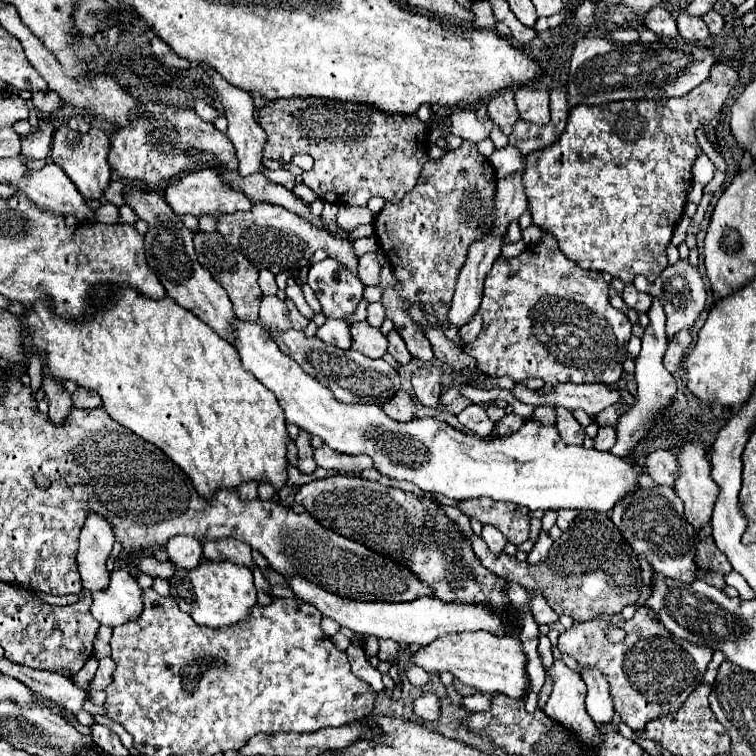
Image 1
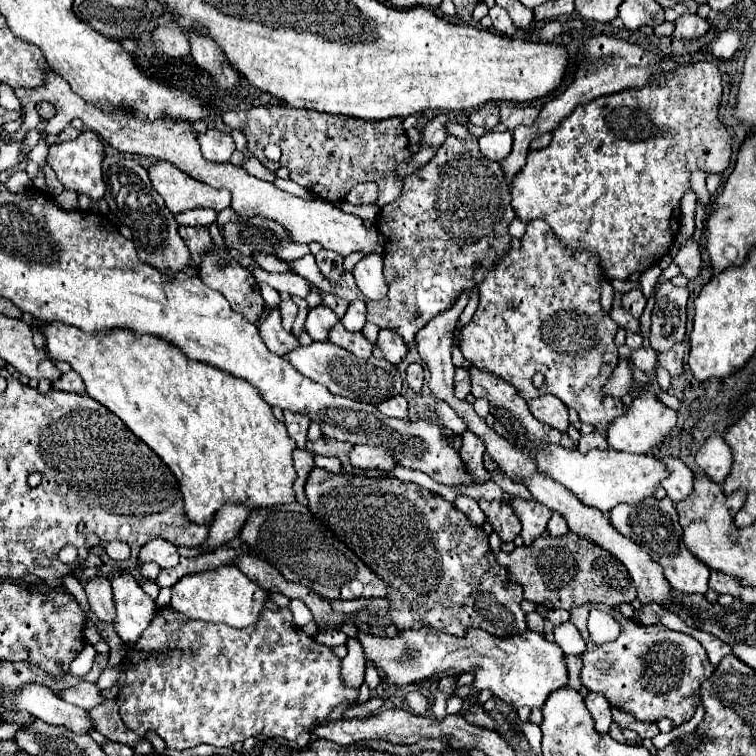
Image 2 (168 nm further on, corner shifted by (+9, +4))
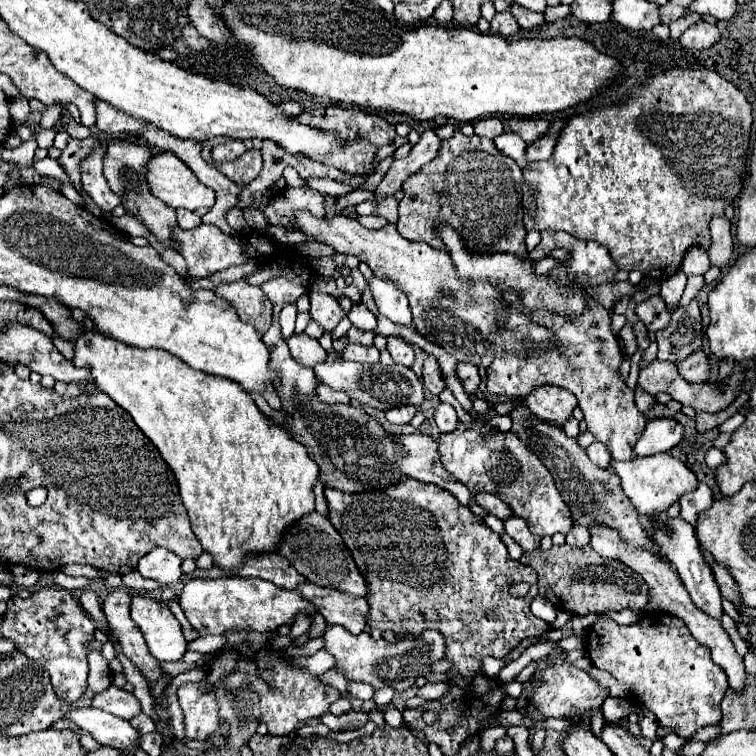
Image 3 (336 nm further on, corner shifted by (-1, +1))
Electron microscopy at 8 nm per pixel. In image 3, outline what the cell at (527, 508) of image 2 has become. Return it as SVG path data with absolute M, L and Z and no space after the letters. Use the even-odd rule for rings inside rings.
M475 418L469 428L463 422L459 422L453 432L441 434L439 454L443 466L473 494L491 492L499 496L503 502L511 506L515 516L527 520L529 530L533 534L543 538L553 536L557 532L567 534L571 530L573 520L569 508L559 496L551 472L513 432L499 432L481 422L479 418ZM509 490L523 490L523 492L509 492Z

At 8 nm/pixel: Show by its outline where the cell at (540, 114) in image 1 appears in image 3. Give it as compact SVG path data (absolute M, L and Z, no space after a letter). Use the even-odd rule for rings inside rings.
M511 118L509 124L511 124L511 130L515 134L519 134L525 142L533 142L533 140L545 136L547 128L549 128L549 122L545 122L541 118Z

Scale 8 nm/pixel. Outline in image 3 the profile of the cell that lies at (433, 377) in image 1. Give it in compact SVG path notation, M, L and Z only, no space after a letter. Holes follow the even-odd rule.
M433 356L423 362L423 384L431 390L431 394L441 394L445 390L445 378Z

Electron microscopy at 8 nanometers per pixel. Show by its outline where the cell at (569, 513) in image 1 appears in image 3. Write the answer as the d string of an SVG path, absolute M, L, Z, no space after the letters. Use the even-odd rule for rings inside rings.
M575 524L575 526L571 528L571 532L567 534L567 544L571 544L573 548L585 548L585 546L589 544L589 540L591 540L589 528L579 526L579 524Z

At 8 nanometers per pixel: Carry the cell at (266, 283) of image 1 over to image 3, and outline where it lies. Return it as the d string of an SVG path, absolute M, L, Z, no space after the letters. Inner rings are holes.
M287 304L287 308L283 308L281 318L279 318L283 338L289 338L289 336L293 334L293 330L295 330L295 316L297 316L297 308L295 308L295 304Z

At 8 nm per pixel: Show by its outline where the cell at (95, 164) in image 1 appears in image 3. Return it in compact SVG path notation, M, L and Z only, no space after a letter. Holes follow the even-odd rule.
M97 146L93 154L81 162L81 184L103 212L111 212L121 204L121 198L111 192L103 176L103 152L103 146Z

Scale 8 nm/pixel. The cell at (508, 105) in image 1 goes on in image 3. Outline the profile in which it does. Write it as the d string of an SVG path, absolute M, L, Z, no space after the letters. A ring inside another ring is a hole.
M495 116L491 118L483 118L475 122L475 134L481 138L495 138L499 134L503 134L503 122Z

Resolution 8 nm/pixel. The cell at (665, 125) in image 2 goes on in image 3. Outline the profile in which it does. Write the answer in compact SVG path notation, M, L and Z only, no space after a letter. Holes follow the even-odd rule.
M665 70L653 76L643 90L639 90L631 100L623 102L621 106L609 106L599 112L593 112L591 116L575 116L571 118L553 150L553 156L547 162L529 162L523 168L523 206L525 206L525 230L563 230L567 234L573 234L581 240L595 240L609 248L613 262L623 270L637 268L641 274L651 276L653 280L663 280L671 274L675 274L681 268L681 260L685 252L693 246L703 246L709 250L711 246L711 232L709 232L709 220L713 216L723 216L725 206L733 206L737 200L743 180L745 180L745 168L747 168L747 148L749 148L749 130L751 130L751 104L747 102L745 94L737 90L731 82L721 78L717 72L711 70Z

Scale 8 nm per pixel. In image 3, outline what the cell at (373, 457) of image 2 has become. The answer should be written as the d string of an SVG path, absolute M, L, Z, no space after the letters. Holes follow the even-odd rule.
M419 432L401 436L401 444L407 448L407 456L399 460L399 468L405 476L421 480L421 482L431 482L441 486L443 490L451 492L463 506L469 504L471 492L467 490L465 484L457 482L441 464L439 460L439 450L437 450L437 440L431 436L423 436Z

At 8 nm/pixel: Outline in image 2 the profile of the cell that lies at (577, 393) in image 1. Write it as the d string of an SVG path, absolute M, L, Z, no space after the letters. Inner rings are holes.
M623 359L603 385L603 393L607 397L623 397L629 391L629 387L631 387L631 369L629 363Z

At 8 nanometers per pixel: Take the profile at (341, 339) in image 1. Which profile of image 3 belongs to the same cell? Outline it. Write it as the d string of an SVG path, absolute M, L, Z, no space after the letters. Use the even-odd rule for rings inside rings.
M309 292L309 300L311 300L311 308L309 308L311 318L325 330L333 330L339 324L339 320L345 316L337 300L329 294Z

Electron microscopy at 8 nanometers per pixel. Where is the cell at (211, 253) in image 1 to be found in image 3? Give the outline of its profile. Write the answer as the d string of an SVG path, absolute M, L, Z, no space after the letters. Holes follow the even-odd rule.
M237 280L231 284L219 284L213 292L227 300L235 308L237 316L243 322L255 326L259 334L265 334L271 326L271 302L267 300L267 296L263 296L259 286Z

